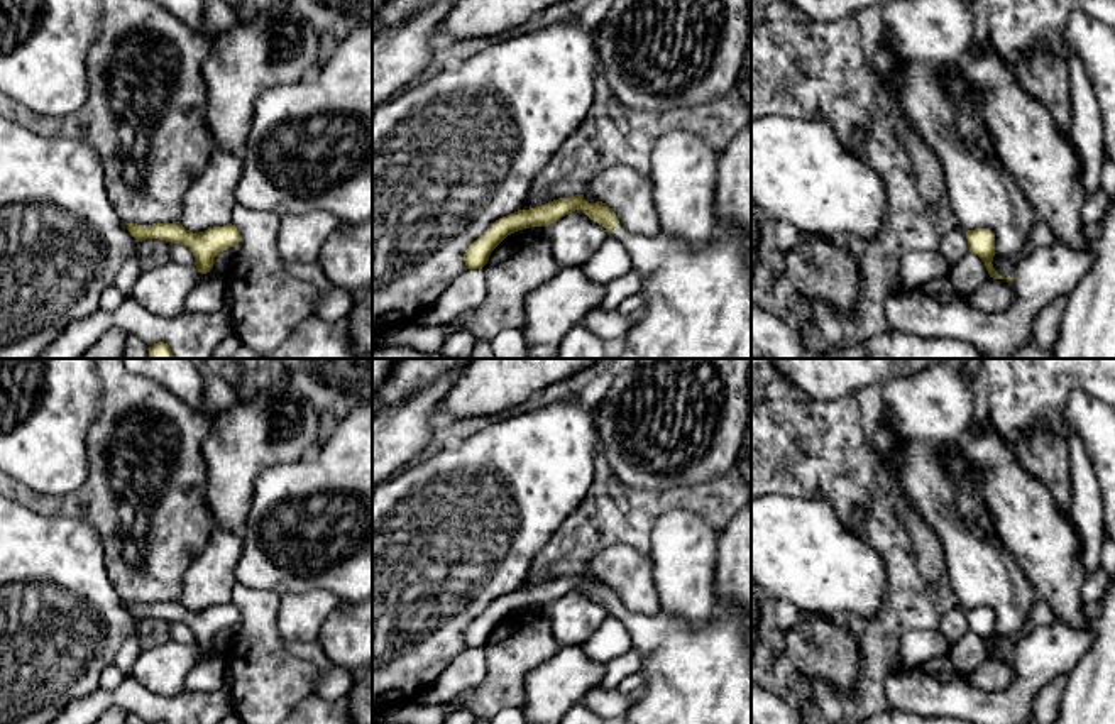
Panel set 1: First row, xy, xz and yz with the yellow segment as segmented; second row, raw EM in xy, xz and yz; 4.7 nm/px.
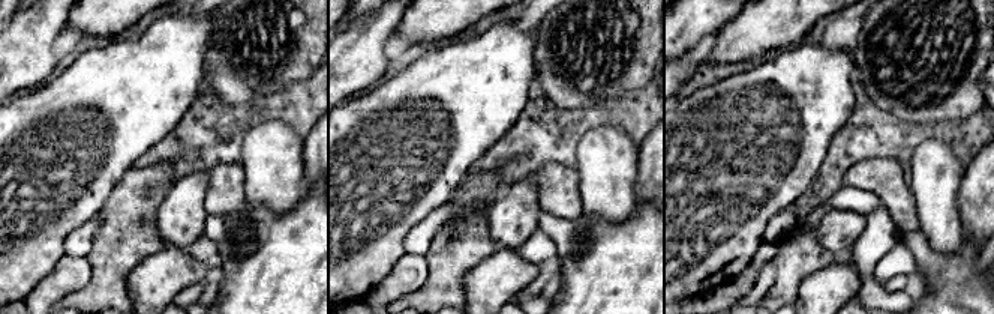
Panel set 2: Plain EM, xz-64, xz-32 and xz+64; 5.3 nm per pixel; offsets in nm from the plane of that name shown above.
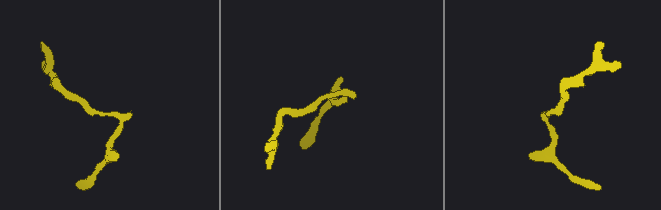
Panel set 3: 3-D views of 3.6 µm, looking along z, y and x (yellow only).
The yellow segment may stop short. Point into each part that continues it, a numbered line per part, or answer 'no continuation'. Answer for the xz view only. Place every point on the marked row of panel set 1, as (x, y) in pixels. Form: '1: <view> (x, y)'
1: xz (697, 305)

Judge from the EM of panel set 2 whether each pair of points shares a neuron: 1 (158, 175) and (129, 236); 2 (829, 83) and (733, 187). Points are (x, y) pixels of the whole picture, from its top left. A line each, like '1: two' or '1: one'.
1: one
2: one

